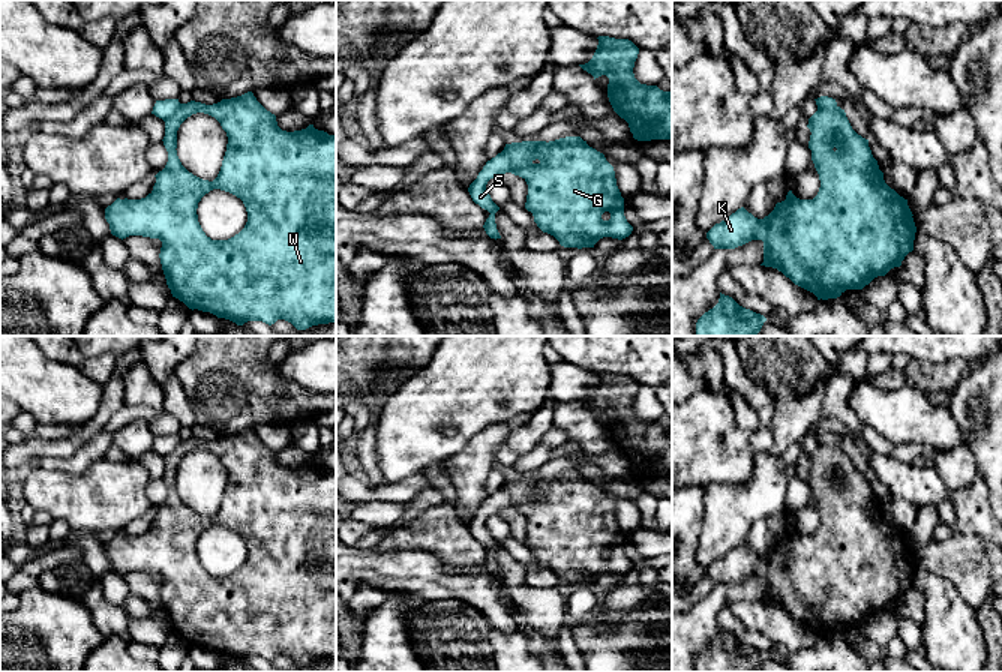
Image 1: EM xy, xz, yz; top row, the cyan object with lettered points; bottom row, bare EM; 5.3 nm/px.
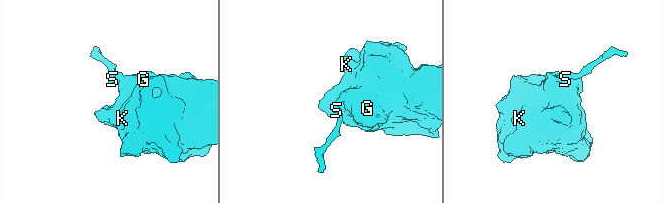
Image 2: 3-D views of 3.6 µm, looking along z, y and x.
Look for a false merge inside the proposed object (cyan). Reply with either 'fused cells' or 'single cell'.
fused cells

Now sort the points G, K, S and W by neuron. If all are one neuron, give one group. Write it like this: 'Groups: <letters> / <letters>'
Groups: G K W / S

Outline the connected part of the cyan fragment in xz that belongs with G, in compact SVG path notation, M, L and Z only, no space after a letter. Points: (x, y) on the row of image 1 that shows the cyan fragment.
M580 136L512 142L504 150L508 172L528 184L525 208L561 246L594 248L603 237L632 234L614 166Z

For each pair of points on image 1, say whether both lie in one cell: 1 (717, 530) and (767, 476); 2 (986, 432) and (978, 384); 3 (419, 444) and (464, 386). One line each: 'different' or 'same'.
1: same
2: same
3: same

